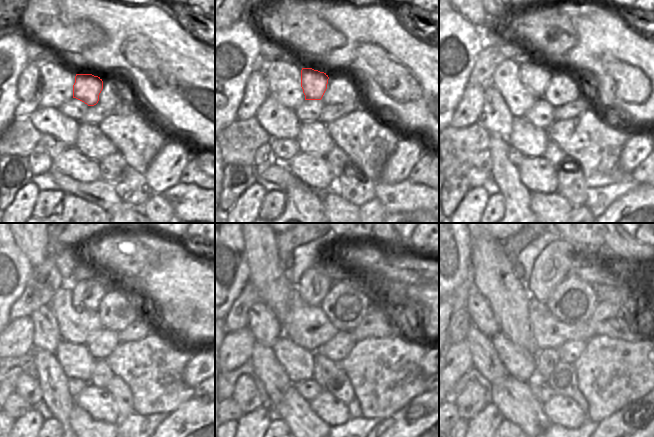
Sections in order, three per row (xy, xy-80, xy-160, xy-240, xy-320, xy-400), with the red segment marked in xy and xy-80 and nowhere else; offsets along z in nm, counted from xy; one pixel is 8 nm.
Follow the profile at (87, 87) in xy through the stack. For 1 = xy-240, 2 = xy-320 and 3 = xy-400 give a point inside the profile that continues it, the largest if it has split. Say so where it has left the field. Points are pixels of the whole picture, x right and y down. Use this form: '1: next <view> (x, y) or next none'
1: next xy-240 (87, 295)
2: next xy-320 (315, 283)
3: next xy-400 (556, 260)

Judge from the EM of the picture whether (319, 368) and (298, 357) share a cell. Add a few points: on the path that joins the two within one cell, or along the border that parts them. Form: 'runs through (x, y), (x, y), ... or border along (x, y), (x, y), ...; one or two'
border along (314, 353), (312, 377); two

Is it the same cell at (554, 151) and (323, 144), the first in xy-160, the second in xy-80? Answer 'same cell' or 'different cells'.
different cells

